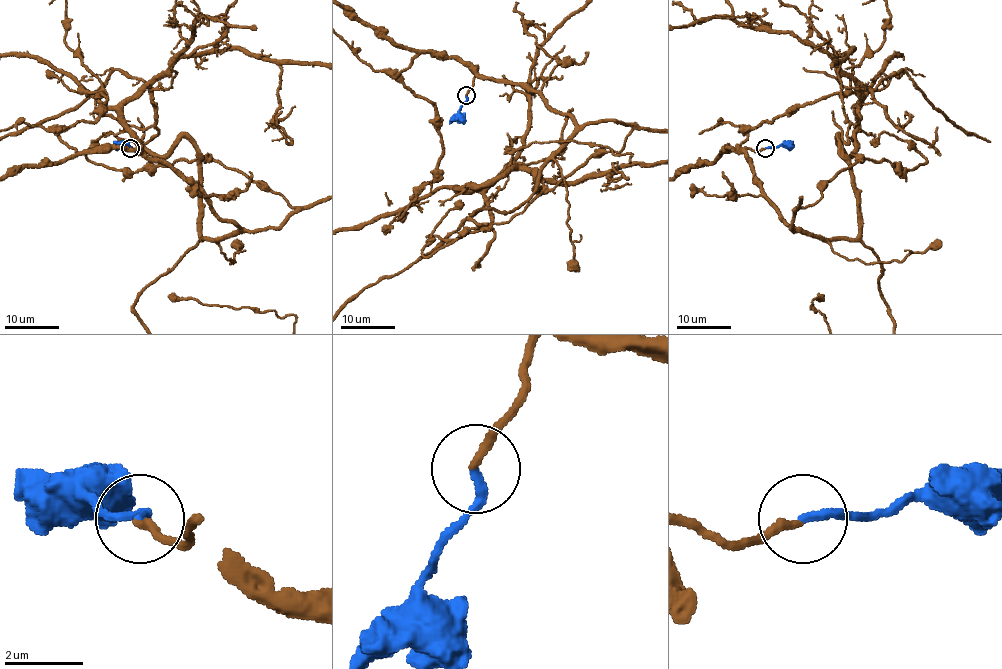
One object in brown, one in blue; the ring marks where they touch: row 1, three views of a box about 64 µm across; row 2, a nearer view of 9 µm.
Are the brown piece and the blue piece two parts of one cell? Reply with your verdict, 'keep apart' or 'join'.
join

